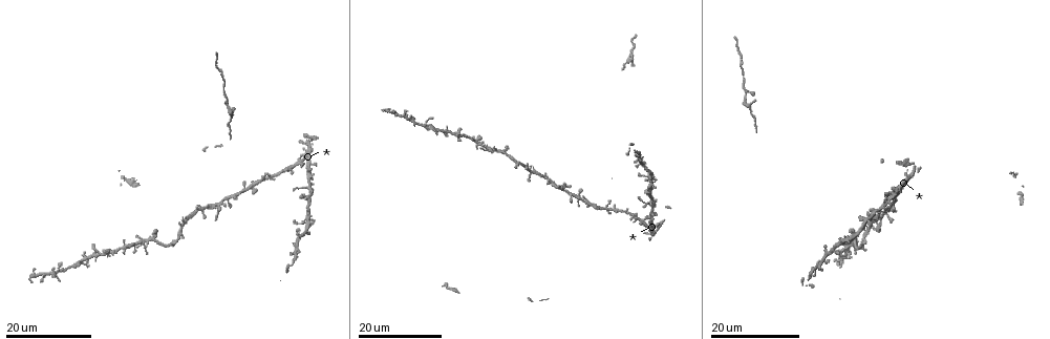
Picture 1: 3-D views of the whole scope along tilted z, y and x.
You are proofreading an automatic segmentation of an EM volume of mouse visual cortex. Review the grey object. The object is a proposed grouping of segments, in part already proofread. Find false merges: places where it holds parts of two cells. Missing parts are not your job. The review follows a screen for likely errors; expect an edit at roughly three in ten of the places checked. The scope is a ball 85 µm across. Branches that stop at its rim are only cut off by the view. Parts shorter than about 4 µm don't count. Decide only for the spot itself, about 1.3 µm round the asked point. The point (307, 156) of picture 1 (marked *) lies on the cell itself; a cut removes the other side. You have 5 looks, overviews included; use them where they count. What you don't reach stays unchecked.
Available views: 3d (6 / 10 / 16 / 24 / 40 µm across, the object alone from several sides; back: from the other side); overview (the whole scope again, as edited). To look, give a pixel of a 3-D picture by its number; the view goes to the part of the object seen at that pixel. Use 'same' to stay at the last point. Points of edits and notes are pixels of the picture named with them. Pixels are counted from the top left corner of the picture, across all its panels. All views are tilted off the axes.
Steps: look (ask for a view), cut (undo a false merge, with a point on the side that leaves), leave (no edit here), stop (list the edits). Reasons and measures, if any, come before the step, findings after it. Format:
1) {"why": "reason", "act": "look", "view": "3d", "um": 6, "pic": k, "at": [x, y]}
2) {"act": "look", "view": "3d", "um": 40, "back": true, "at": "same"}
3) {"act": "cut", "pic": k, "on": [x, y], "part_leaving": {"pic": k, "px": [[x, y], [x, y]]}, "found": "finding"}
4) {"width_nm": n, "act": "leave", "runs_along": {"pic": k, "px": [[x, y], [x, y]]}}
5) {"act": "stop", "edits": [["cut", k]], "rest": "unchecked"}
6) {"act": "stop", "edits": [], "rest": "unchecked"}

{"why": "thin arm on a thick one", "act": "look", "view": "3d", "um": 16, "pic": 1, "at": [881, 217]}

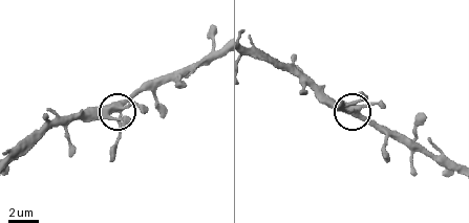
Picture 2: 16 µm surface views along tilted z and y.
{"act": "look", "view": "3d", "um": 10, "pic": 2, "at": [110, 116]}

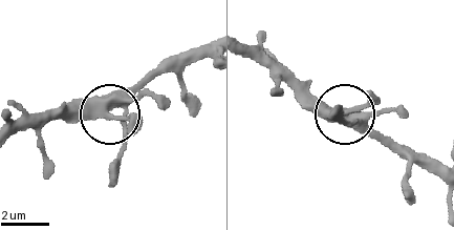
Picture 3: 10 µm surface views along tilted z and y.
{"arms": 5, "act": "leave", "found": "continuous, no second cell"}

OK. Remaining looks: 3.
{"act": "look", "view": "3d", "um": 16, "pic": 1, "at": [243, 189]}

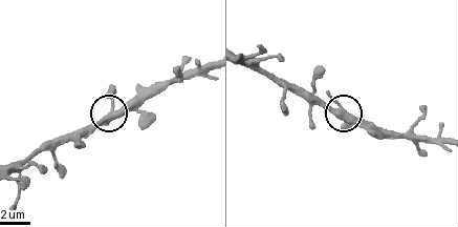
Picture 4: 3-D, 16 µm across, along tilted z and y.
{"act": "look", "view": "3d", "um": 6, "pic": 4, "at": [114, 109]}

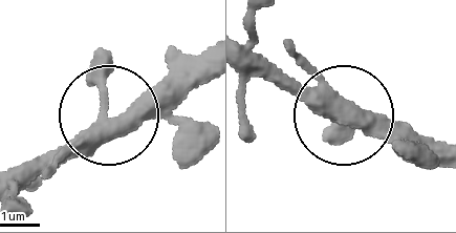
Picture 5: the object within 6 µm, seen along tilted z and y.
{"width_nm": 360, "act": "leave", "found": "one cell here"}

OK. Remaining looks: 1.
{"act": "stop", "edits": [], "rest": "unchecked"}

